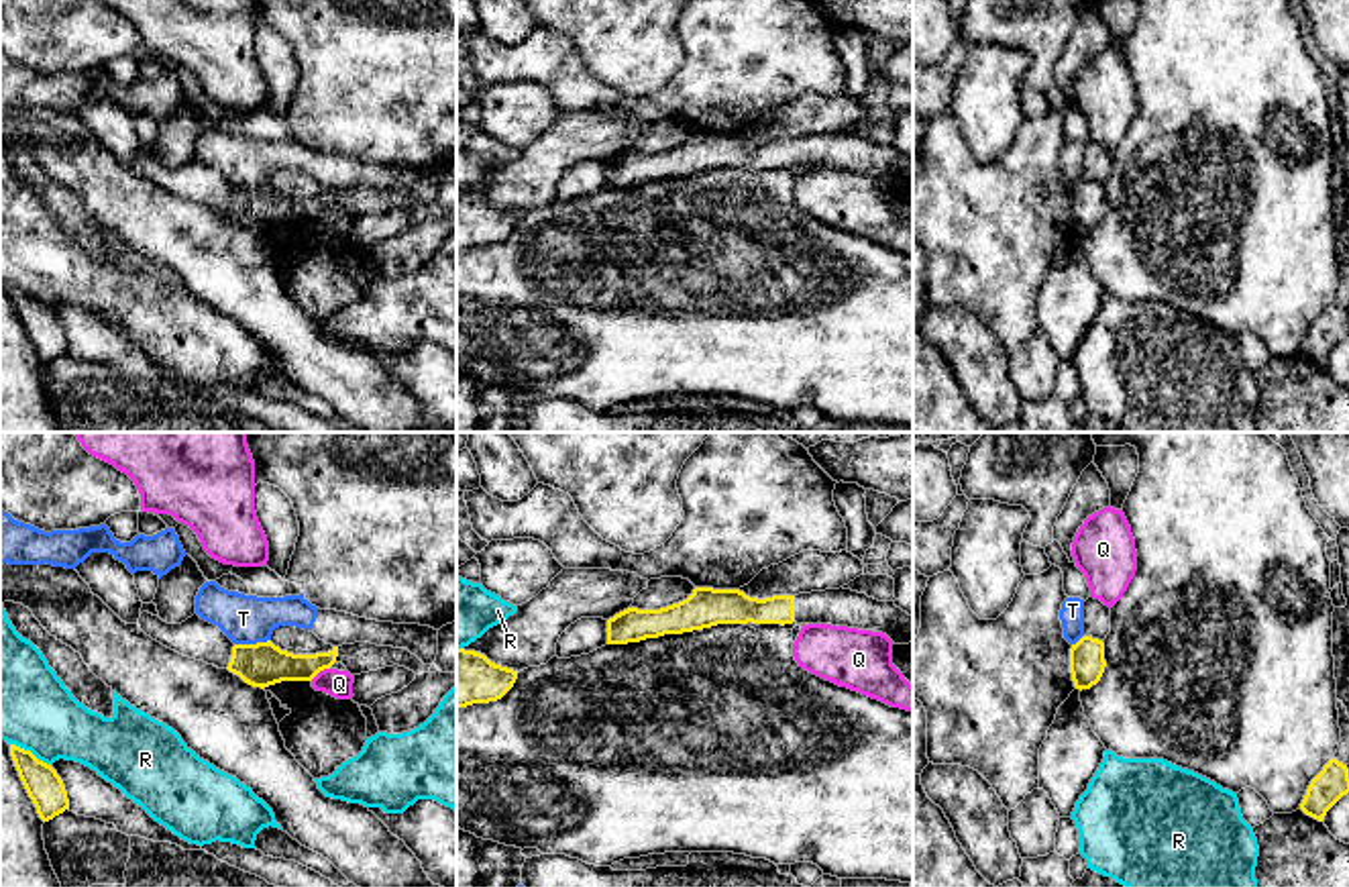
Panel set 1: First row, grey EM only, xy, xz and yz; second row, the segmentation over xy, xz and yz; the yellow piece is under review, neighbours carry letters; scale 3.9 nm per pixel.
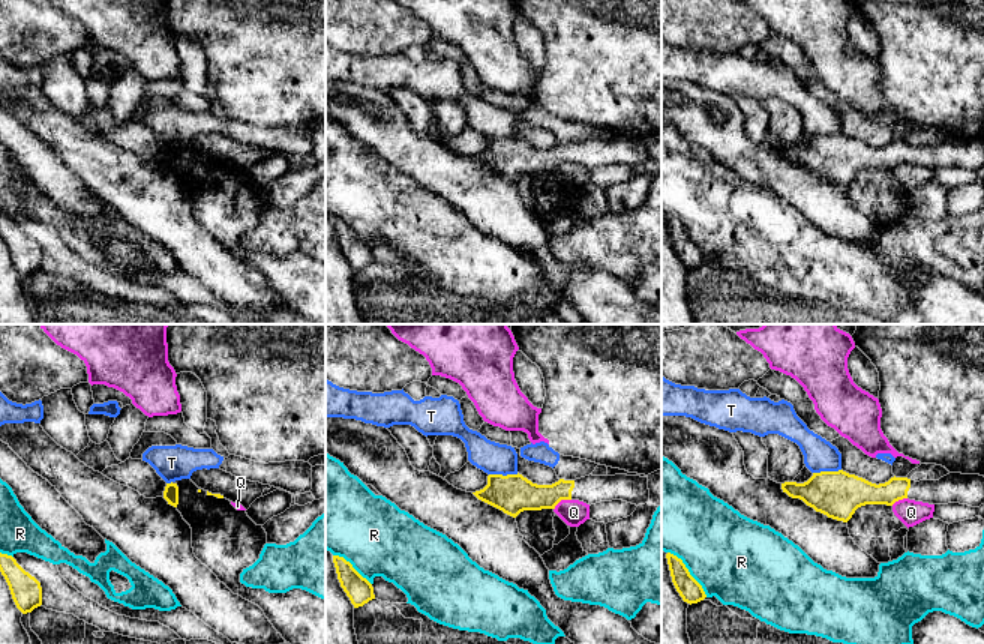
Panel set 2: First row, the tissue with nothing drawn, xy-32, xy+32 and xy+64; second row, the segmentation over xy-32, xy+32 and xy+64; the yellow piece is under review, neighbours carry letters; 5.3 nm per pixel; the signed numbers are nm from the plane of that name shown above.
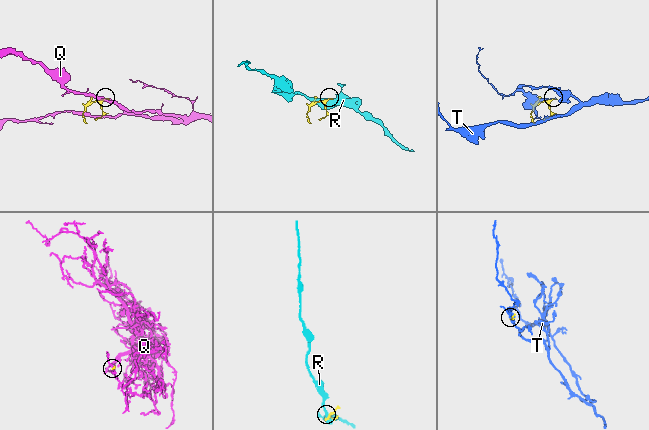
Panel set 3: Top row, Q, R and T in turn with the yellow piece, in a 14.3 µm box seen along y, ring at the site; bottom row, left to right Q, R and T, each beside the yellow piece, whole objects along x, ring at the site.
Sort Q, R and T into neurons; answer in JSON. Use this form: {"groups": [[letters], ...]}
{"groups": [["Q"], ["R"], ["T"]]}

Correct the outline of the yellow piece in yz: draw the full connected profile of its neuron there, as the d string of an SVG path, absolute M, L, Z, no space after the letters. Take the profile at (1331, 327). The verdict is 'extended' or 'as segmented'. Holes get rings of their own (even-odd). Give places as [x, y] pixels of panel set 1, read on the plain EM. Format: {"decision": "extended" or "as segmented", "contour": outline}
{"decision": "as segmented", "contour": "M1331 302L1323 314L1310 324L1300 353L1323 365L1327 355L1349 336L1349 312L1347 308Z"}

